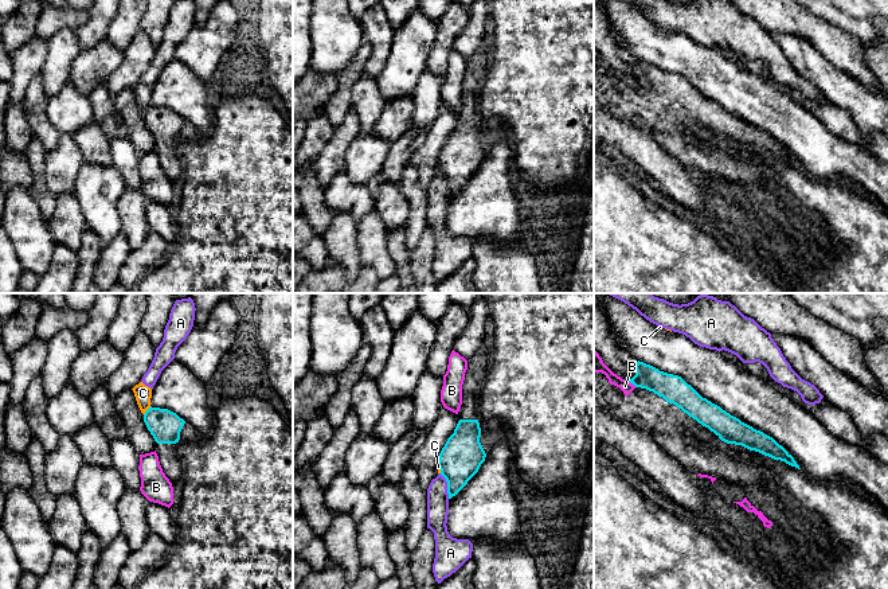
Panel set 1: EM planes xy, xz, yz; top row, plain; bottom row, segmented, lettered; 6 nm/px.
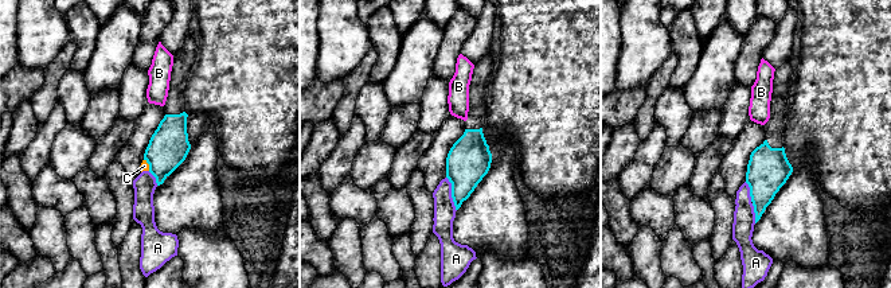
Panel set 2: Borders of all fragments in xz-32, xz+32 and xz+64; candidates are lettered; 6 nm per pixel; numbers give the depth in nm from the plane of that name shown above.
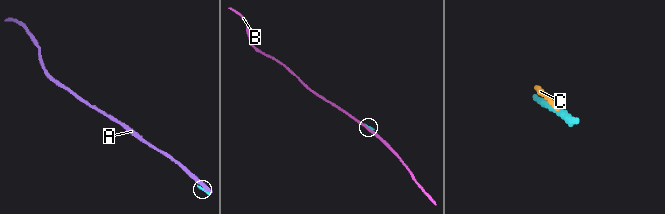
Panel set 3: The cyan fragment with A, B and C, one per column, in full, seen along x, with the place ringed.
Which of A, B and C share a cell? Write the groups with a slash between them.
A C / B

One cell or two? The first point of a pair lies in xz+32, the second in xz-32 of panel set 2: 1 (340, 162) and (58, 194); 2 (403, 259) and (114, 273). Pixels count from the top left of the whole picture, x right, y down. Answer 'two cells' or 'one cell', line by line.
1: two cells
2: one cell

